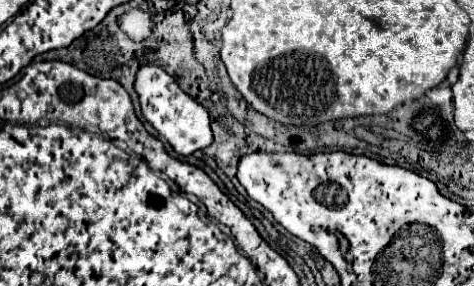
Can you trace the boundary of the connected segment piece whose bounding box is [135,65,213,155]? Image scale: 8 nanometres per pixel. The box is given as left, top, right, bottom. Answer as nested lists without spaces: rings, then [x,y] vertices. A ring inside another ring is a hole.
[[[157,65],[141,67],[137,73],[135,91],[141,97],[143,117],[169,141],[169,145],[175,149],[175,153],[191,155],[212,143],[213,135],[207,109],[203,105],[199,105],[191,95],[187,95],[167,71],[163,71]]]

